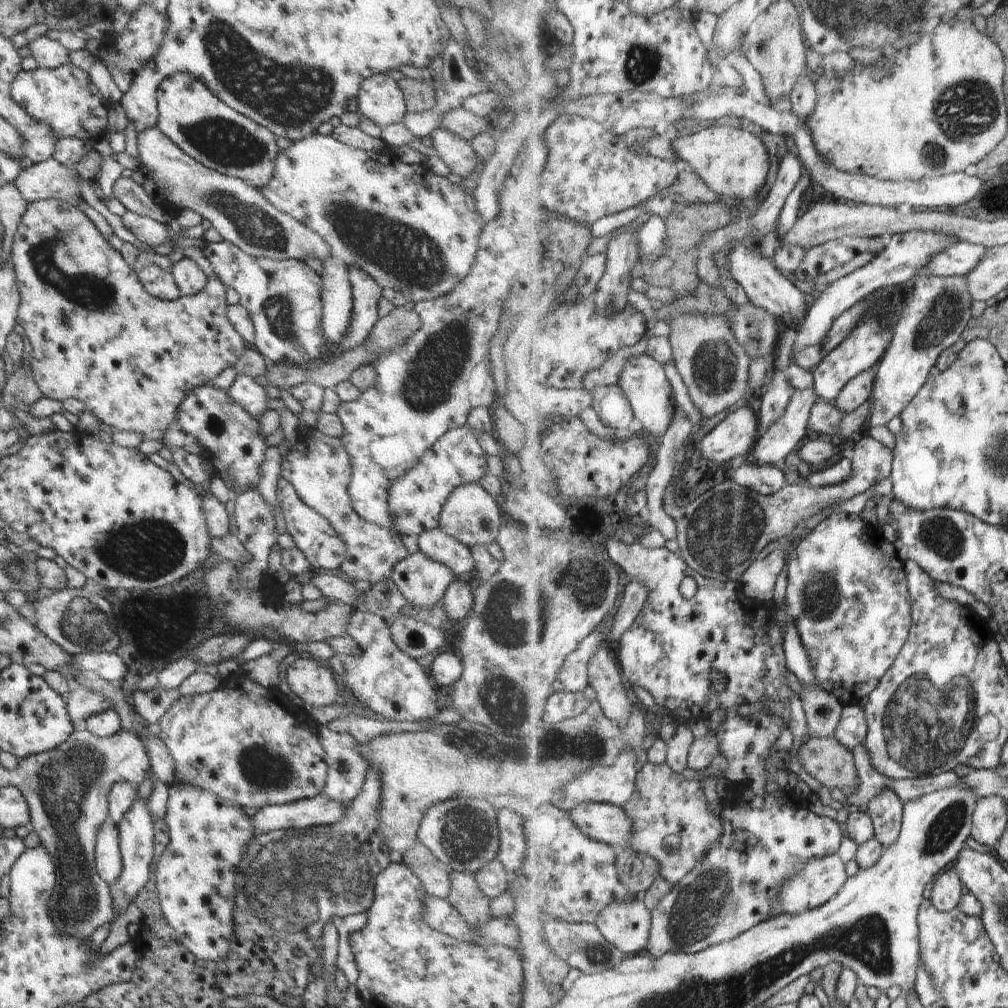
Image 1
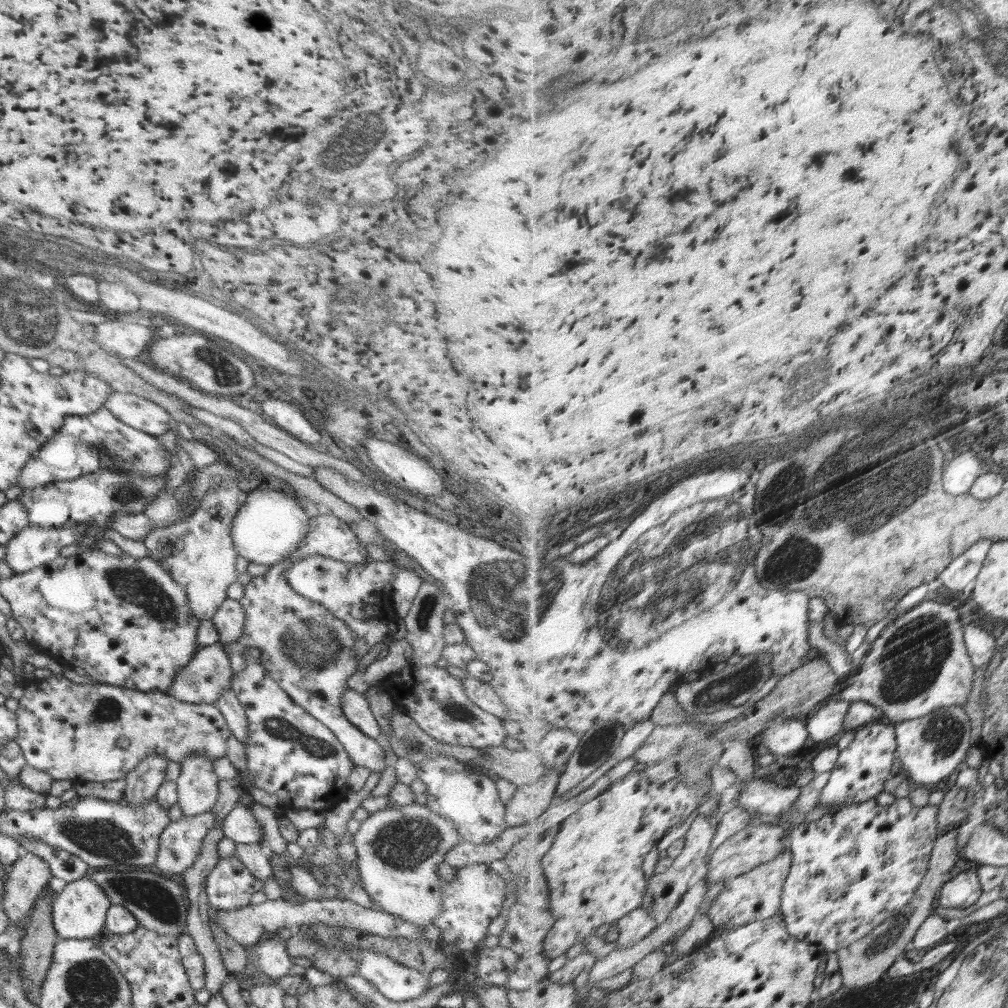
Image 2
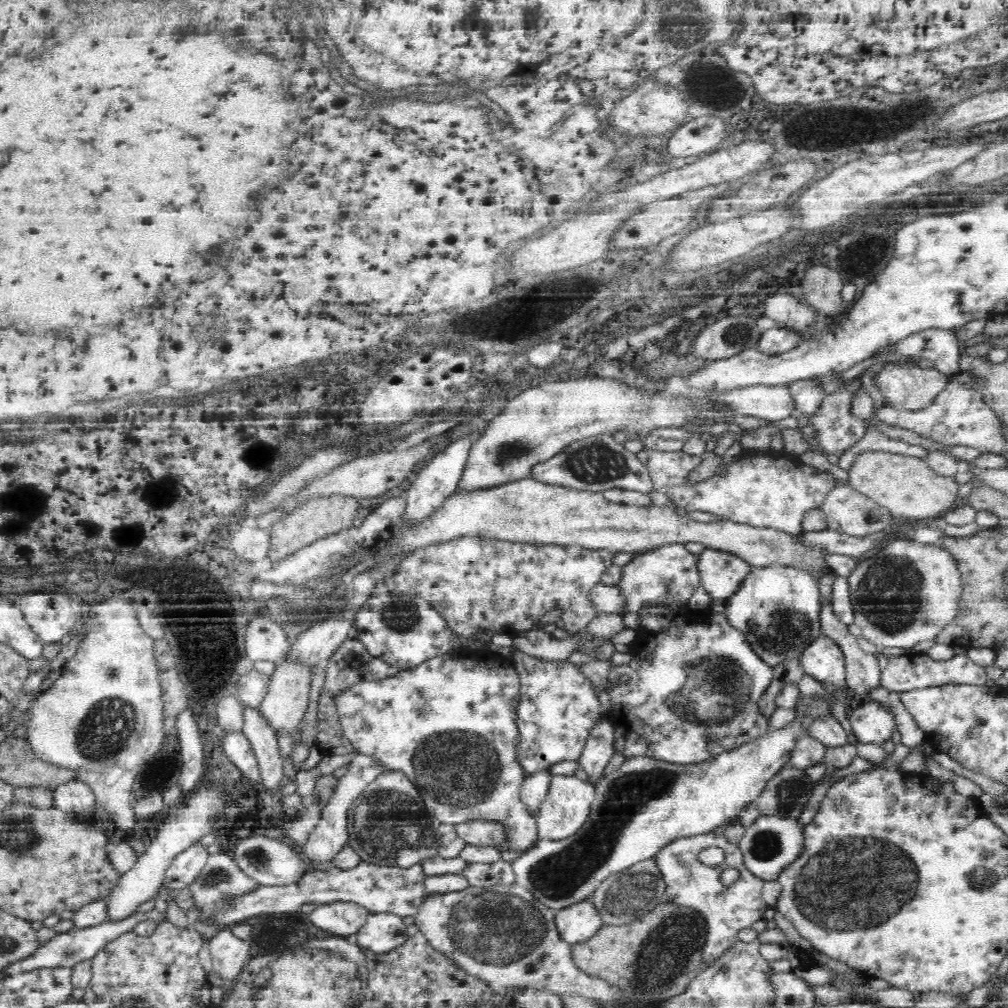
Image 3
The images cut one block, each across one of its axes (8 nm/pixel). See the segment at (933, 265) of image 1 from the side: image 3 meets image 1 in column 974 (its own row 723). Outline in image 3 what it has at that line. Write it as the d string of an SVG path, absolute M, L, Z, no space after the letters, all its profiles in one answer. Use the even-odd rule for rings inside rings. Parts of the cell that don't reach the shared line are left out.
M245 706L243 709L243 734L254 750L264 787L272 792L279 791L286 781L279 757L278 732L268 723L259 707Z

